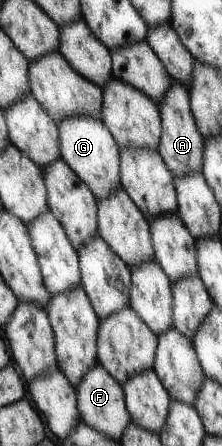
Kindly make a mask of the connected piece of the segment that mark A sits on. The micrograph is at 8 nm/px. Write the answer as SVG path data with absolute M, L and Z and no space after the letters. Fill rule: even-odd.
M171 79L169 93L162 98L158 107L160 107L161 122L164 124L164 132L161 135L160 145L157 147L158 153L174 176L200 173L204 167L206 137L202 135L194 119L189 89L178 80Z

